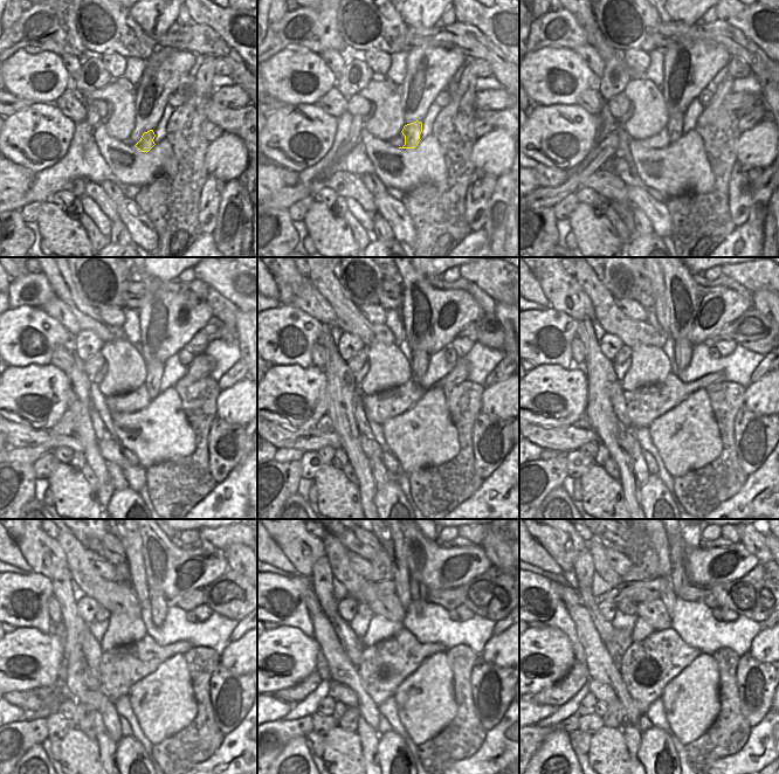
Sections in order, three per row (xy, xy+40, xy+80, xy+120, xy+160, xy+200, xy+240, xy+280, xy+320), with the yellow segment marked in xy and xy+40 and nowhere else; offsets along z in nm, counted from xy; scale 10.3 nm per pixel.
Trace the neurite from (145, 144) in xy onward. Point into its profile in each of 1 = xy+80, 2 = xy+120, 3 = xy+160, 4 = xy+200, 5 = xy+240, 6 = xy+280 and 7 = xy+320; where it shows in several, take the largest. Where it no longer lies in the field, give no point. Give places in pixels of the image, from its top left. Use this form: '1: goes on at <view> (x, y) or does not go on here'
1: goes on at xy+80 (674, 126)
2: goes on at xy+120 (154, 370)
3: goes on at xy+160 (419, 365)
4: goes on at xy+200 (682, 346)
5: goes on at xy+240 (159, 603)
6: goes on at xy+280 (415, 585)
7: goes on at xy+320 (678, 578)

